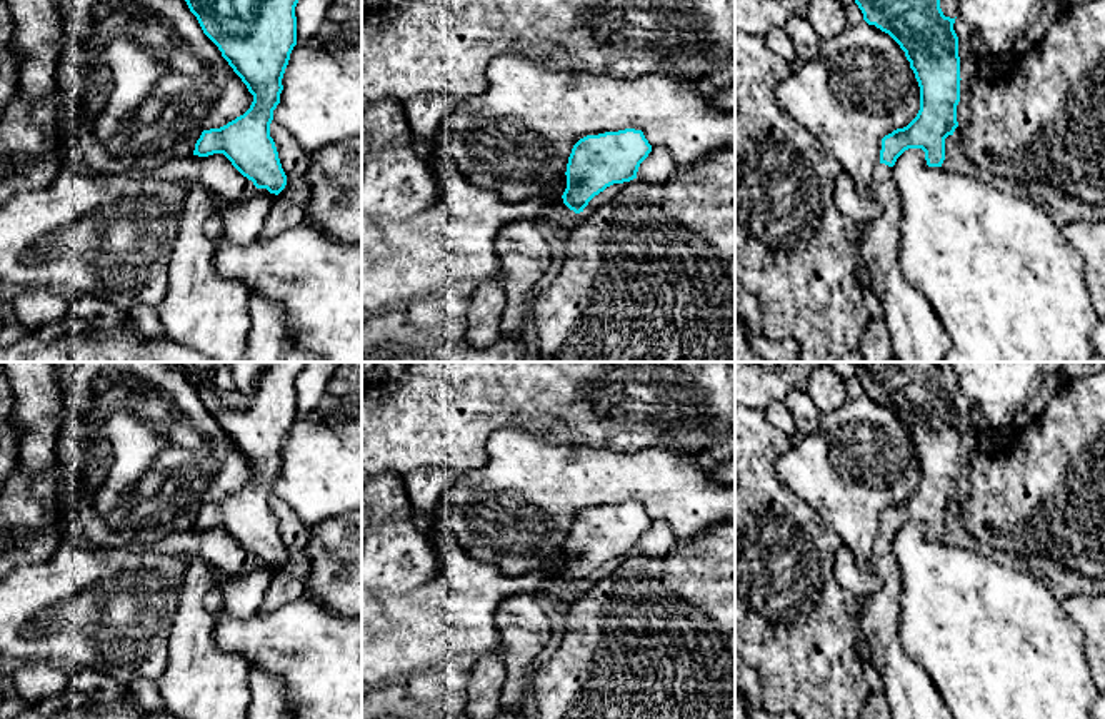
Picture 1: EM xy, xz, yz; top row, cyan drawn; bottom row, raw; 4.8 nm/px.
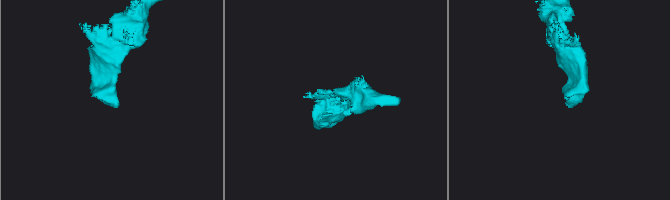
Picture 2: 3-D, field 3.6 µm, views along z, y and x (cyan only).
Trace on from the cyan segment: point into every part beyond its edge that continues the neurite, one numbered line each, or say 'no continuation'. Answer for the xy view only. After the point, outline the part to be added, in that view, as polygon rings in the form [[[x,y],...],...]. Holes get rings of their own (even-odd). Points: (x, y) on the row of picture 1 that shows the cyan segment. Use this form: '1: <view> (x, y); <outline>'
1: xy (244, 222); [[[257,189],[250,200],[222,209],[222,224],[228,240],[247,245],[262,237],[267,215],[278,195]]]

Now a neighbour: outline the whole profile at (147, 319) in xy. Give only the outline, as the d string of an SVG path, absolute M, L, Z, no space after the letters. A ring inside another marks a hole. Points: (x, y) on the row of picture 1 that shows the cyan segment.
M135 305L130 317L142 334L148 337L165 337L158 307Z

